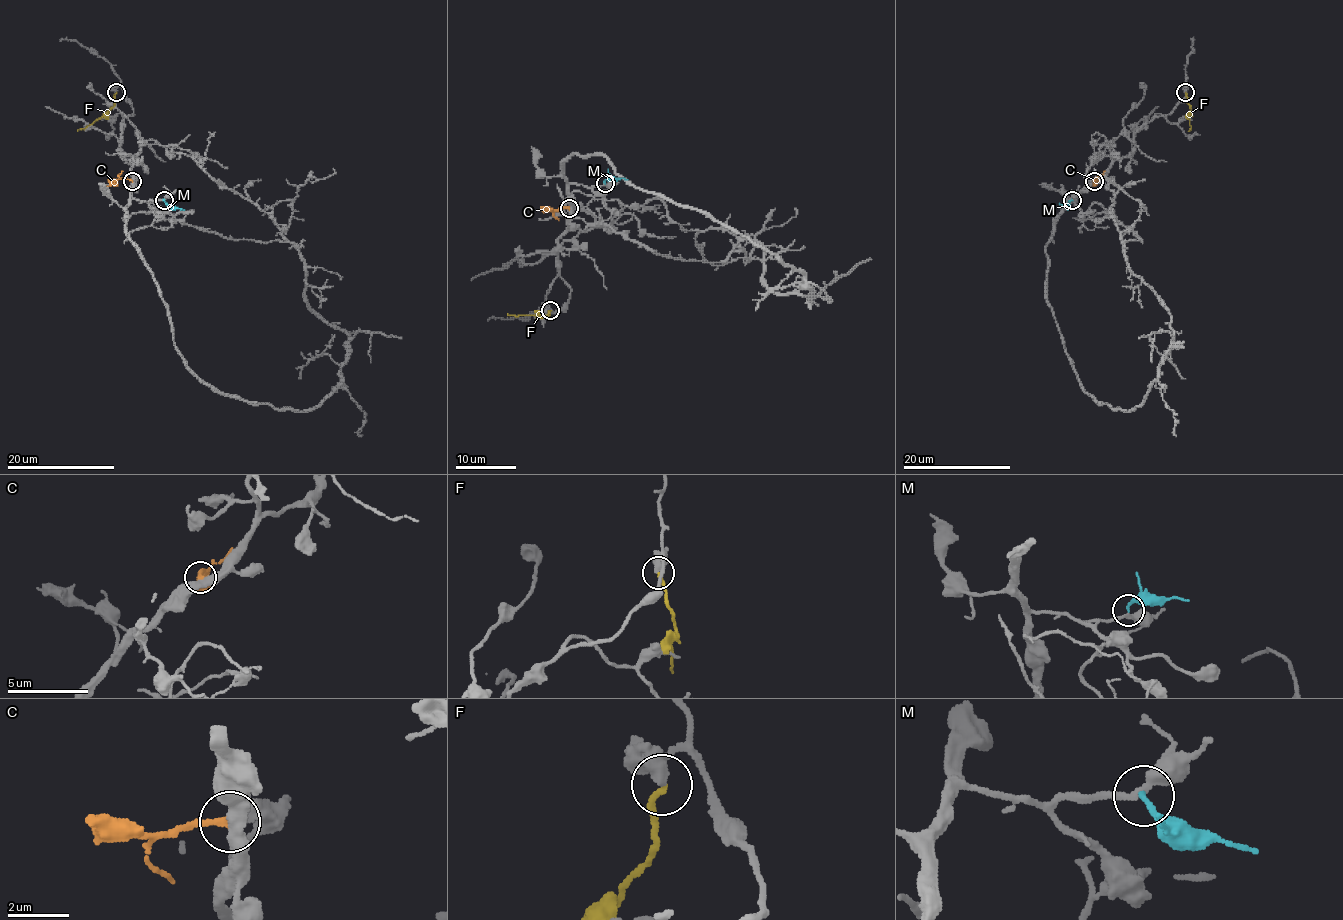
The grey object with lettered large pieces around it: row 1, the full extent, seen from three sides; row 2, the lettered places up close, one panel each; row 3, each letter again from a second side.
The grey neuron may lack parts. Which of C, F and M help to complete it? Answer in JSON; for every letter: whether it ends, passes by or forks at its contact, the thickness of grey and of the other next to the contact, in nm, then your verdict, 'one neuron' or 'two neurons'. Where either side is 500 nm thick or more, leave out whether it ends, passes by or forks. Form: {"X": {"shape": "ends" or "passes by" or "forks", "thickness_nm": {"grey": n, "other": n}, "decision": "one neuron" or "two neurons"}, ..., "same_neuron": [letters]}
{"C": {"shape": "ends", "thickness_nm": {"grey": 460, "other": 190}, "decision": "two neurons"}, "F": {"shape": "ends", "thickness_nm": {"grey": 380, "other": 190}, "decision": "two neurons"}, "M": {"shape": "ends", "thickness_nm": {"grey": 280, "other": 170}, "decision": "one neuron"}, "same_neuron": ["M"]}

